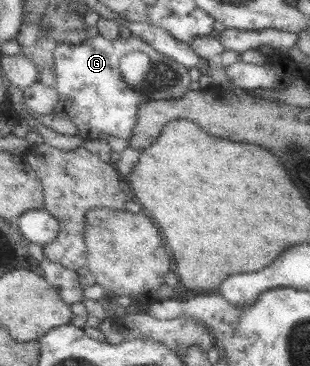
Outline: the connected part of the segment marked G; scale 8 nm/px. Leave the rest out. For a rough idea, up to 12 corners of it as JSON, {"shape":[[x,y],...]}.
{"shape":[[130,35],[63,44],[58,113],[86,140],[133,137],[189,68]]}

